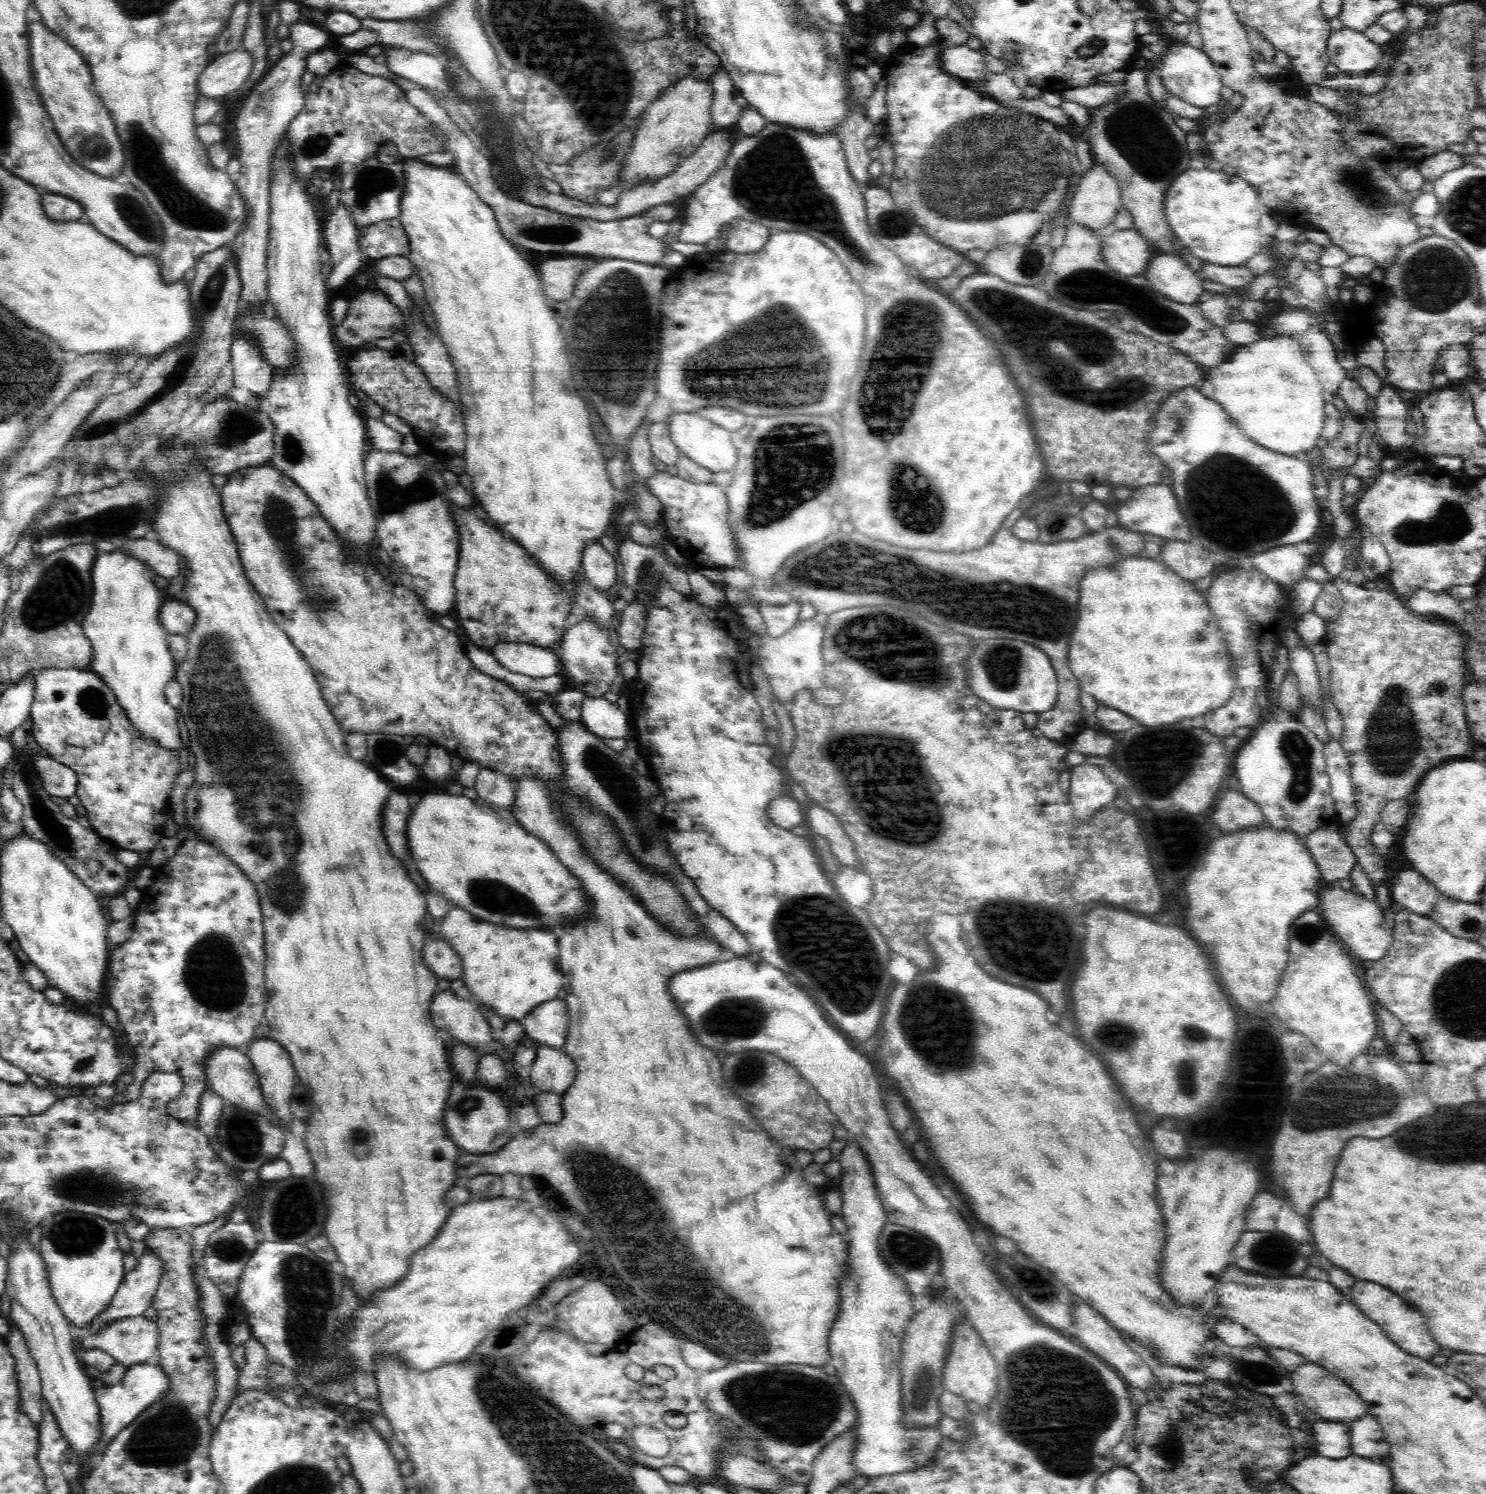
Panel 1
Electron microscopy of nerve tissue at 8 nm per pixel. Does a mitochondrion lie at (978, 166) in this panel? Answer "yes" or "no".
yes

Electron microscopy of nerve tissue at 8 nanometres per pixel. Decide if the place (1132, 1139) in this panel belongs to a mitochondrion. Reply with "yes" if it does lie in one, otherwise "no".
no

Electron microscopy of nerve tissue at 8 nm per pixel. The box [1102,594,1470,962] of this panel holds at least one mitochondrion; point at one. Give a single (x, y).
(1386, 757)

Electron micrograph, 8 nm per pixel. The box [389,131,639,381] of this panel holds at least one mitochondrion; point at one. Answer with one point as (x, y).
(536, 230)

